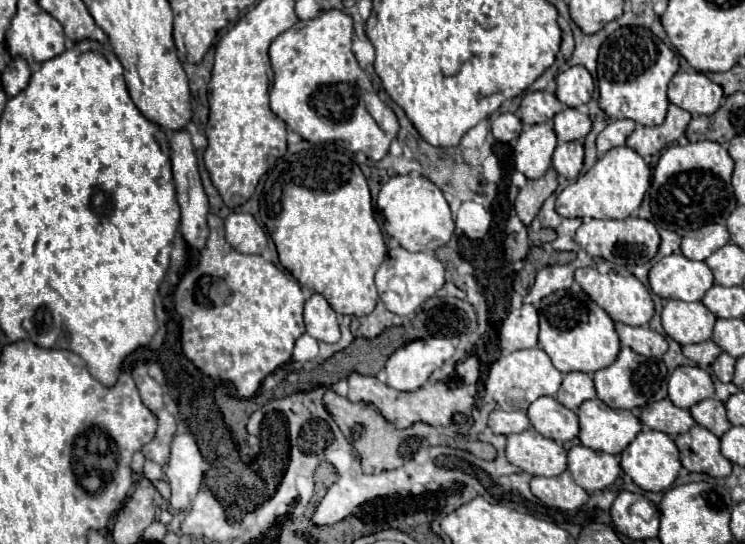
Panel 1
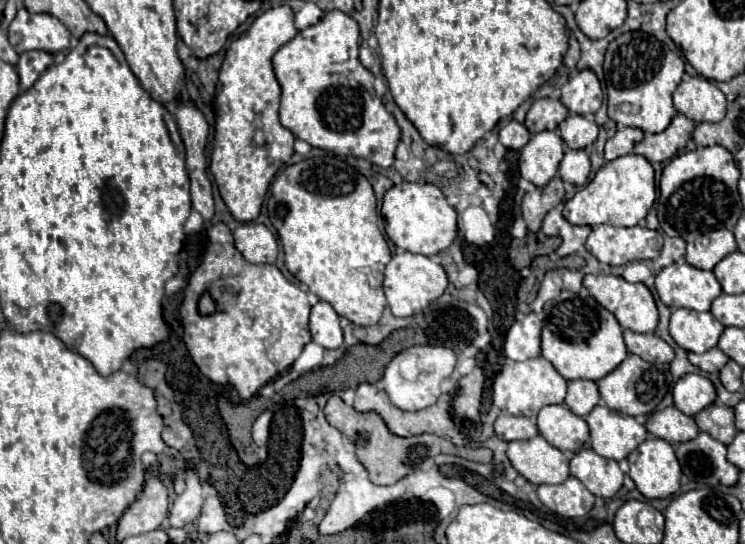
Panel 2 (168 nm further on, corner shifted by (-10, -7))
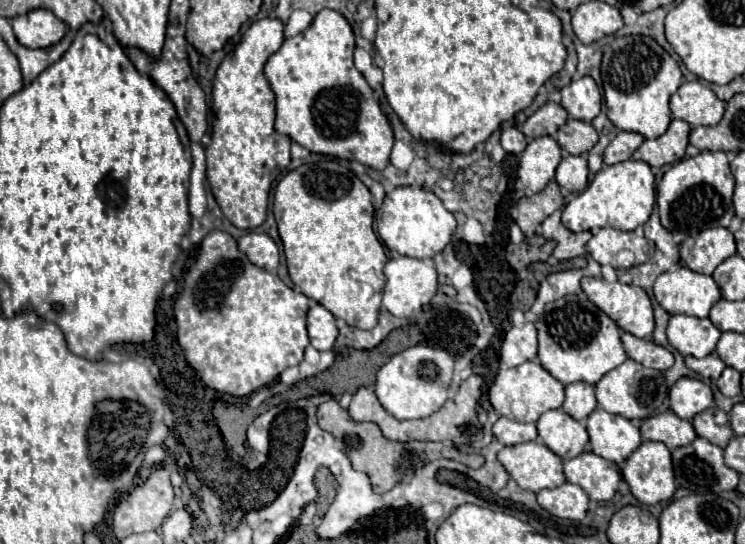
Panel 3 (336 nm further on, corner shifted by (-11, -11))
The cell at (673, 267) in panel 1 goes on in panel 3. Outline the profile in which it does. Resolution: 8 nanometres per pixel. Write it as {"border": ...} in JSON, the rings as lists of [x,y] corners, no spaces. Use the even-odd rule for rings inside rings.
{"border":[[[680,267],[676,271],[666,271],[656,279],[654,297],[660,303],[660,307],[668,311],[670,315],[682,313],[682,315],[692,315],[692,317],[708,317],[712,305],[720,301],[720,289],[710,275],[700,275],[686,267]]]}

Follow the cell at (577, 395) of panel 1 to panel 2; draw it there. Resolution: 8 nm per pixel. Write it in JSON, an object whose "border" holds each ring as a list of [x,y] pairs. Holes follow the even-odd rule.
{"border":[[[569,381],[569,389],[567,389],[567,397],[565,397],[565,405],[579,417],[587,417],[587,413],[599,405],[601,395],[599,389],[595,385],[595,381]]]}

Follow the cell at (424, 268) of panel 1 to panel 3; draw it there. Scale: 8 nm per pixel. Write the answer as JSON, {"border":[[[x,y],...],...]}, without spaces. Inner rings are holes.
{"border":[[[392,257],[386,267],[382,305],[394,317],[410,317],[412,311],[430,303],[438,289],[436,269],[420,259]]]}

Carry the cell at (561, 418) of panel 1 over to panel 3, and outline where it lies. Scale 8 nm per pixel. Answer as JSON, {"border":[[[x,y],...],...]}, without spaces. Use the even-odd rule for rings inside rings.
{"border":[[[562,409],[546,411],[538,419],[538,437],[564,461],[580,455],[588,445],[584,423],[572,419]]]}

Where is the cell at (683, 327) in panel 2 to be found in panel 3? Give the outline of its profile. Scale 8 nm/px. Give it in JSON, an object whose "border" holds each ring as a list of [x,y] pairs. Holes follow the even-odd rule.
{"border":[[[672,315],[666,335],[668,343],[682,355],[704,357],[716,349],[716,343],[722,333],[712,325],[710,319]]]}

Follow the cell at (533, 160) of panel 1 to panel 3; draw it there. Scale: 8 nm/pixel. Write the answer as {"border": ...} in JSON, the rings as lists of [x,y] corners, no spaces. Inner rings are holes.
{"border":[[[538,137],[528,143],[520,165],[518,179],[530,193],[542,191],[546,183],[554,177],[554,171],[562,159],[562,149],[552,137]]]}

